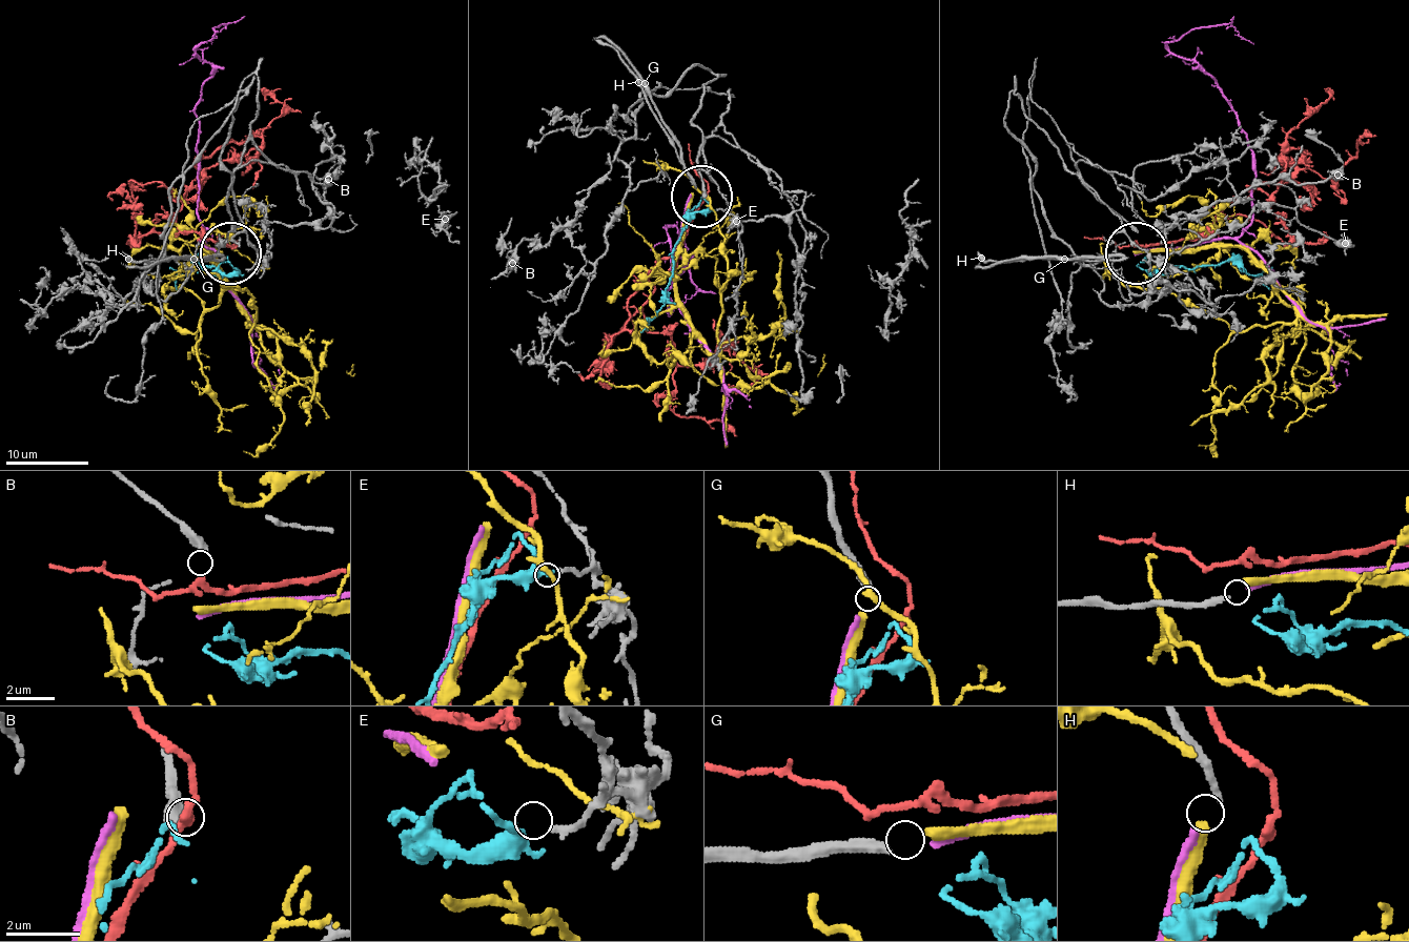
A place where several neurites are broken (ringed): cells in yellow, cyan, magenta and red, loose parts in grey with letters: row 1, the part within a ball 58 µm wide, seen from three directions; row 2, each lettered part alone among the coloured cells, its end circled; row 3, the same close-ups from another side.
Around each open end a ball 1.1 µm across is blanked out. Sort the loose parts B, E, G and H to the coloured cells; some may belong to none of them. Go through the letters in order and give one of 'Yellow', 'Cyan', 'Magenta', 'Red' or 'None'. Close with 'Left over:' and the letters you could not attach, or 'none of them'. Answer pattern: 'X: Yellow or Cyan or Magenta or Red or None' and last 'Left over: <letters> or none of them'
B: Red
E: Cyan
G: Yellow
H: Magenta
Left over: none of them

